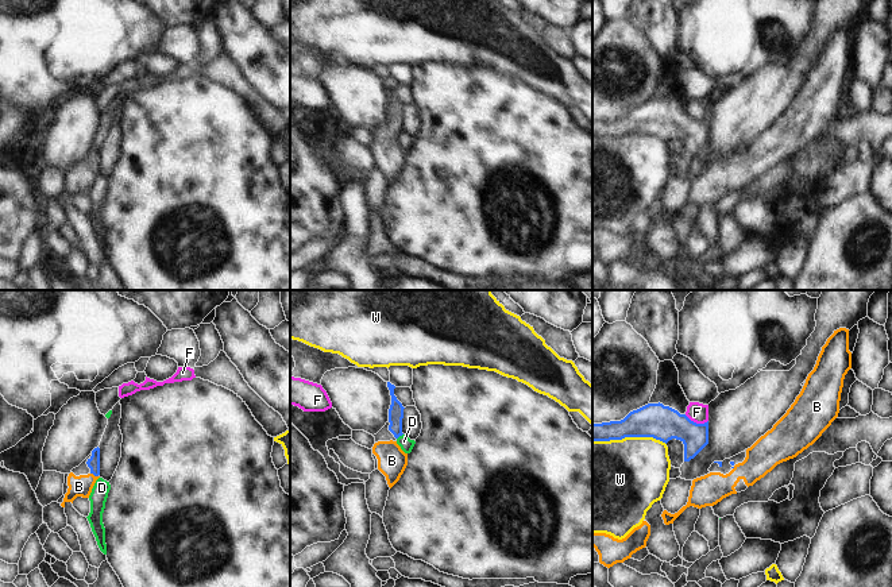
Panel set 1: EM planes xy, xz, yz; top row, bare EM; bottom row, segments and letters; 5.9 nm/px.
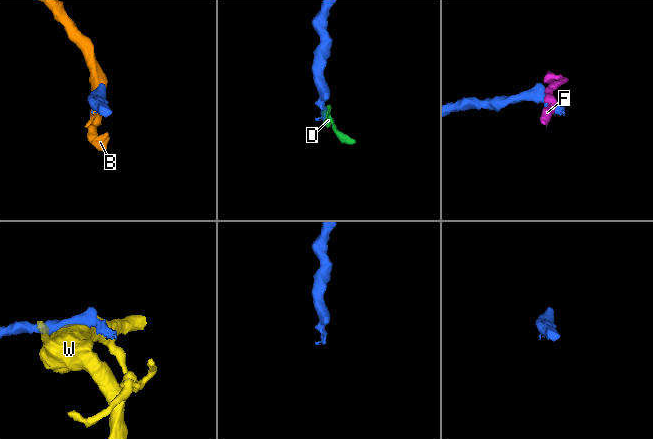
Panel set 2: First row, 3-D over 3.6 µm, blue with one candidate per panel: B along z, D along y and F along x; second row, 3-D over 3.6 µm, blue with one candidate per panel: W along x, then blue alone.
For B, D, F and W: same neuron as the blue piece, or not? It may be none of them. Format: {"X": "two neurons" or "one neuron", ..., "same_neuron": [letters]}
{"B": "one neuron", "D": "two neurons", "F": "two neurons", "W": "two neurons", "same_neuron": ["B"]}

